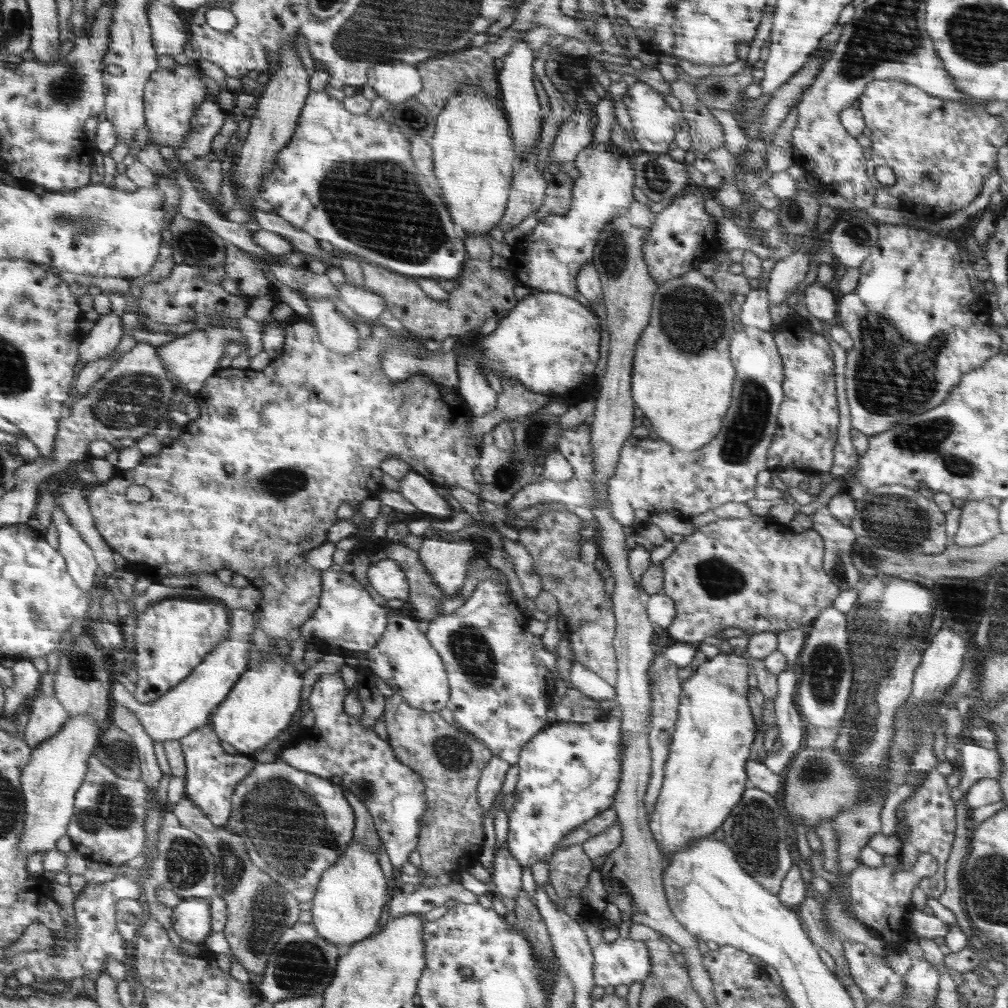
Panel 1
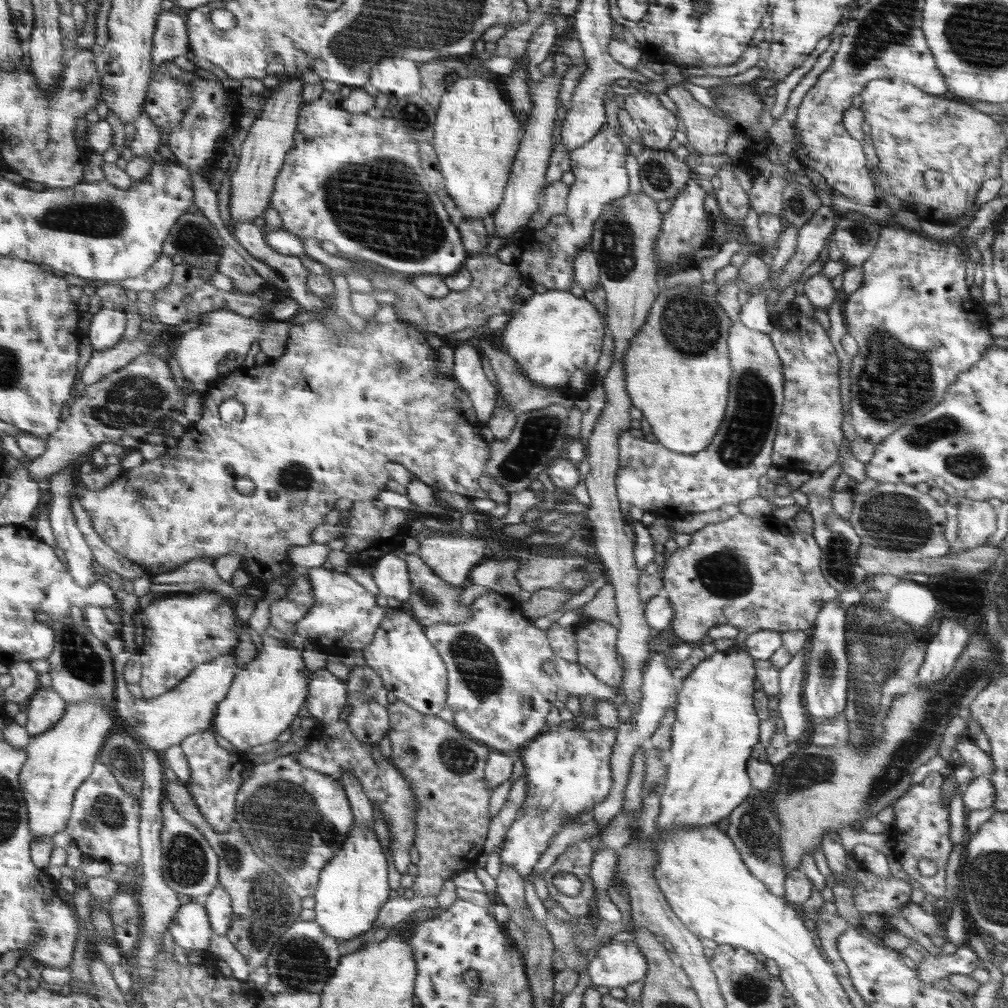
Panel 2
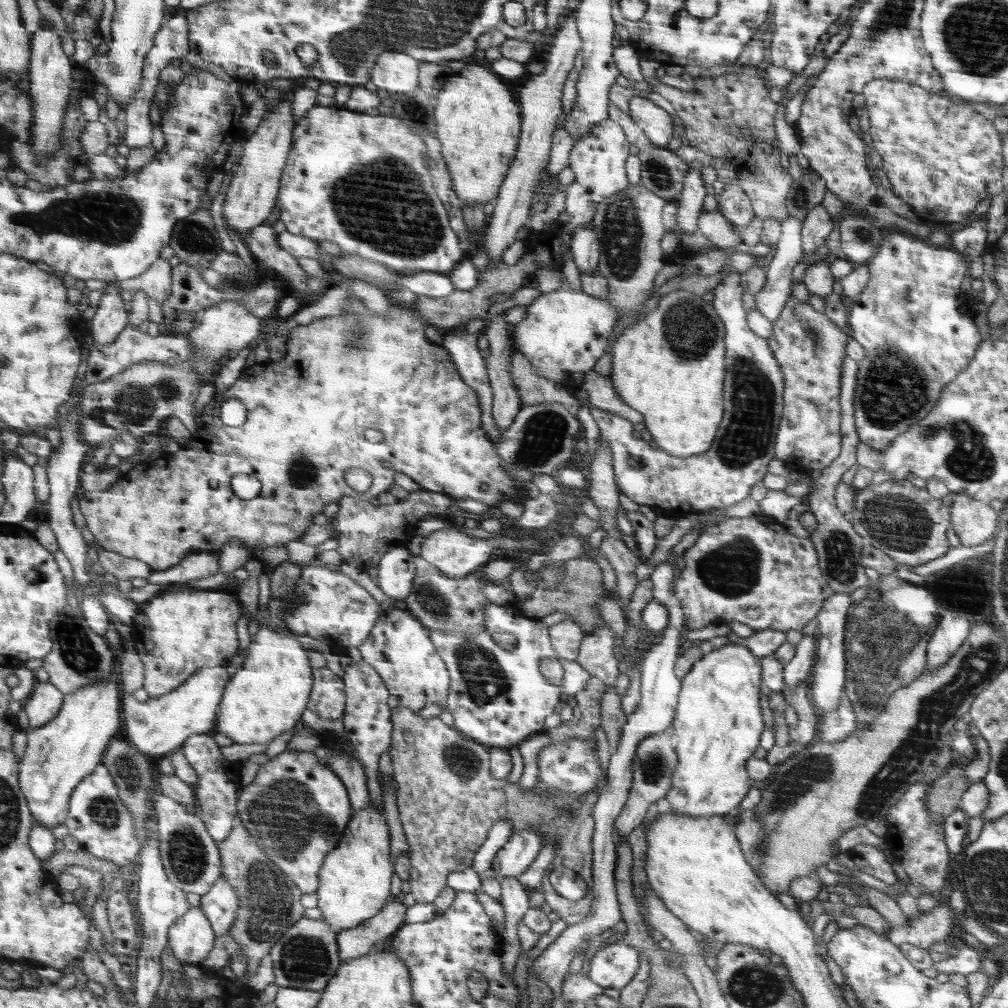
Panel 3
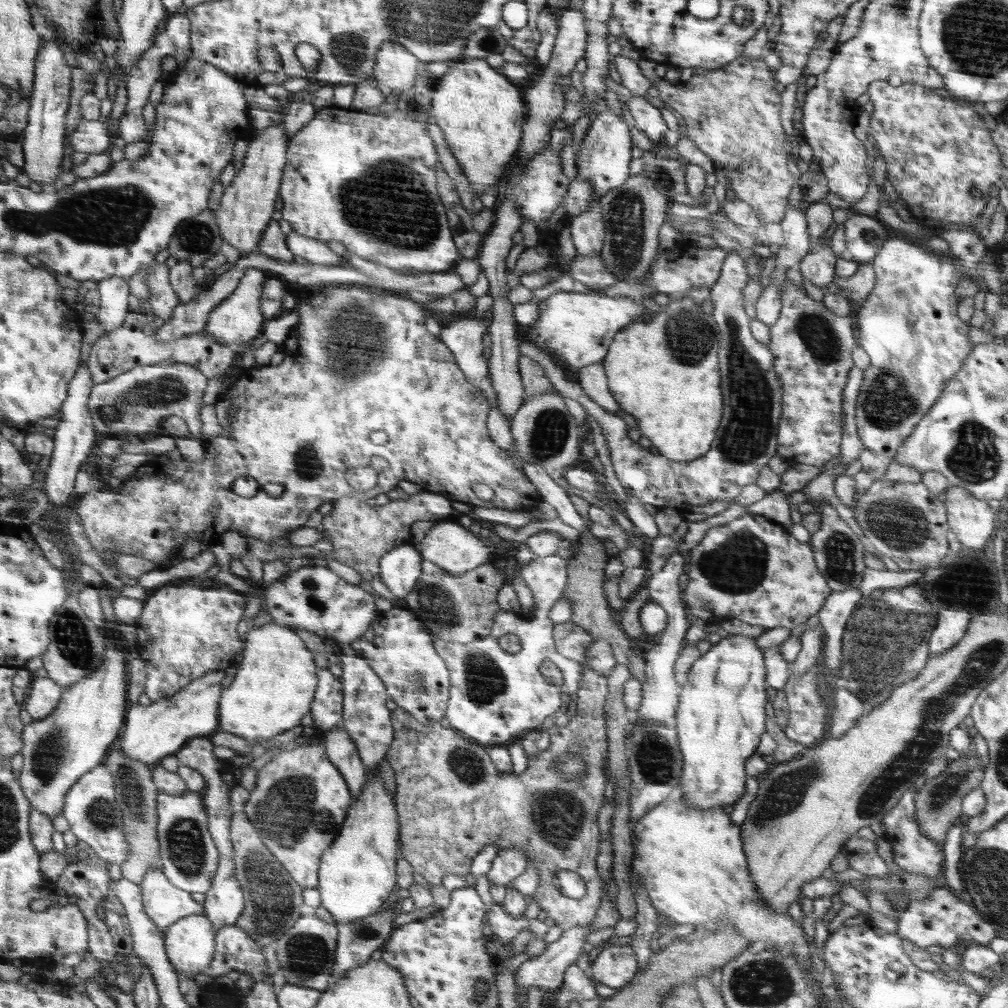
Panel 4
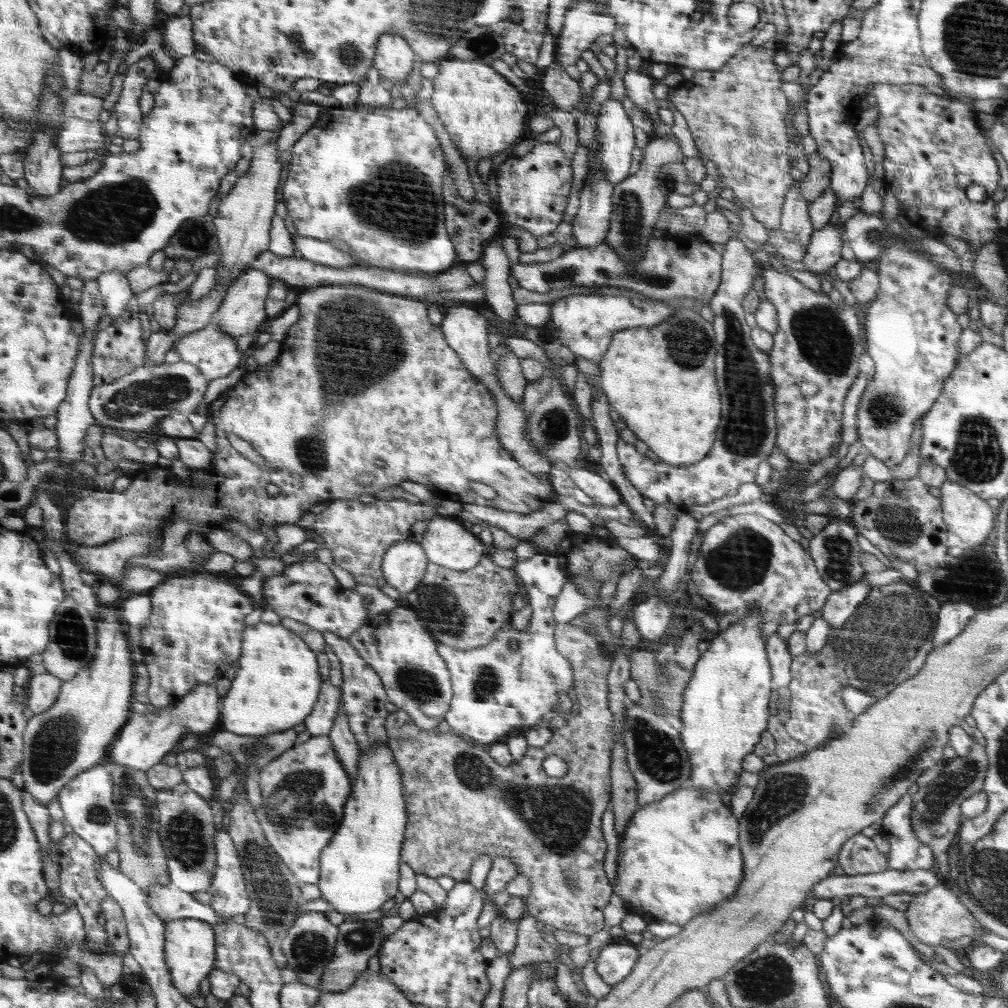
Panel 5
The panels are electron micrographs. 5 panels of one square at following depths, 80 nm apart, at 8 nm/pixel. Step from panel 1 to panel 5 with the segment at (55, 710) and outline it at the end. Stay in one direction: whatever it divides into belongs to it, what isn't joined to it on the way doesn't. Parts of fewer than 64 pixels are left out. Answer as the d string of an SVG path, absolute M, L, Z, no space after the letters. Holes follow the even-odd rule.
M50 672L32 675L30 681L31 691L27 695L29 708L36 715L50 710L60 698L64 681Z

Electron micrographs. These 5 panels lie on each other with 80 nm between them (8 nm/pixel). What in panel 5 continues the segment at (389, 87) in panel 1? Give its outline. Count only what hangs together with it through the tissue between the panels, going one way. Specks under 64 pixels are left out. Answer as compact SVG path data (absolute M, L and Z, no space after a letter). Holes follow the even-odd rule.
M388 32L378 41L374 66L380 76L394 84L404 84L415 70L418 63L416 54L406 40L394 32Z

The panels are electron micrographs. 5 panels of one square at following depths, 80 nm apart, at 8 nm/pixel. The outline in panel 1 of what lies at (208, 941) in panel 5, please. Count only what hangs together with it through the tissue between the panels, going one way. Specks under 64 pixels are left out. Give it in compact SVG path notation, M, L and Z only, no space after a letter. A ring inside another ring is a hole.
M208 898L182 899L181 903L173 907L172 931L179 934L180 938L203 948L206 936L213 931L210 930L210 909Z

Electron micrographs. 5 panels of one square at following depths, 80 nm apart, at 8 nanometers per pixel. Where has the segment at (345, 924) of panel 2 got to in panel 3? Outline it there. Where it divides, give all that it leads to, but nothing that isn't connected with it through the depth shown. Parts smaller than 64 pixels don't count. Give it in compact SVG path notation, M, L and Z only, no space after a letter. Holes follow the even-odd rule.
M370 800L365 809L355 813L348 836L339 840L340 848L328 856L324 872L319 872L320 892L316 890L322 919L336 932L358 926L395 899L392 880L396 880L396 860L392 860L392 832L388 831L384 809L379 811Z

